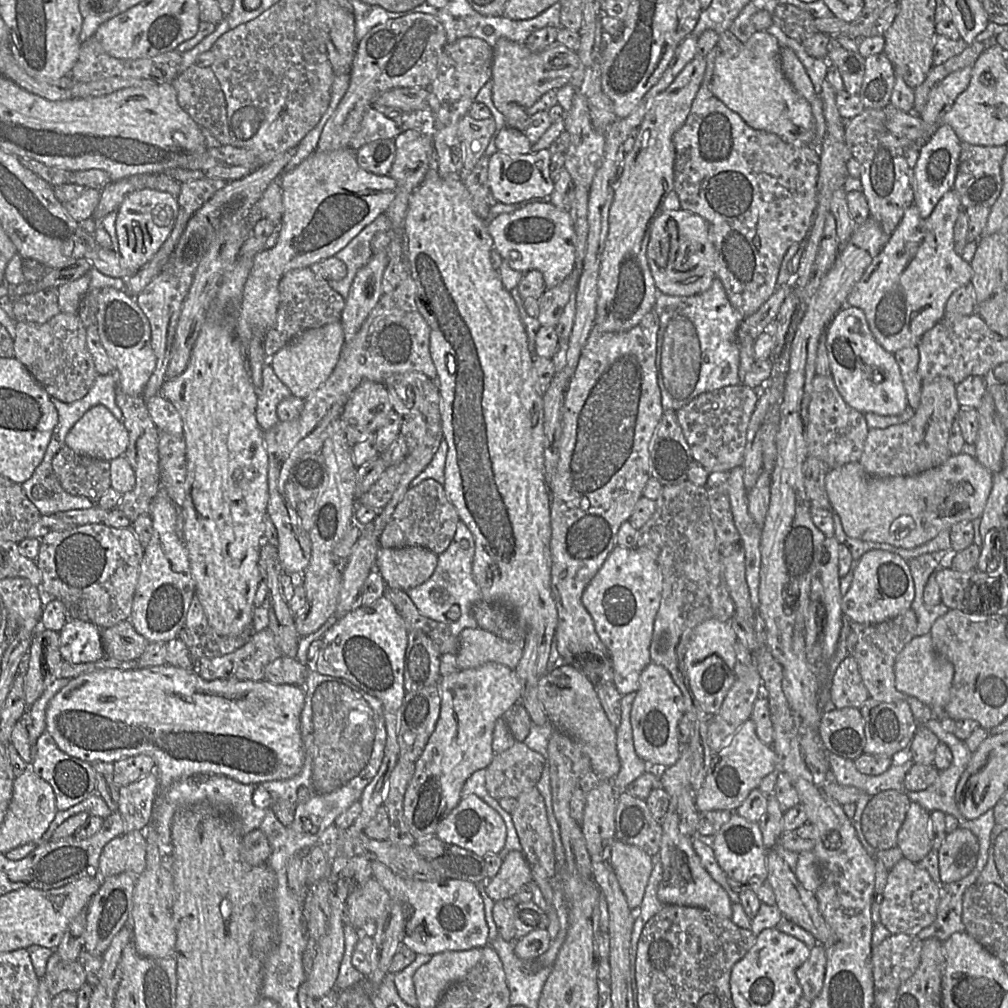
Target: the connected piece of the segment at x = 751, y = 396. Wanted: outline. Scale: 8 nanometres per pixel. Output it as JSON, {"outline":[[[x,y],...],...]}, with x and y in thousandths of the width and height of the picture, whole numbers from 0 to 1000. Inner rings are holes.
{"outline":[[[738,381],[700,389],[671,408],[672,417],[688,455],[705,468],[724,468],[737,461],[740,432],[753,394],[750,386]]]}

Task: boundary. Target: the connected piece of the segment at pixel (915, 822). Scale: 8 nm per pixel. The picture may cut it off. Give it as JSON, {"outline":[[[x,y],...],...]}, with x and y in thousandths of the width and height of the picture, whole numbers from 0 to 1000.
{"outline":[[[904,796],[890,829],[889,840],[895,844],[898,852],[910,856],[925,843],[921,815],[922,806]]]}

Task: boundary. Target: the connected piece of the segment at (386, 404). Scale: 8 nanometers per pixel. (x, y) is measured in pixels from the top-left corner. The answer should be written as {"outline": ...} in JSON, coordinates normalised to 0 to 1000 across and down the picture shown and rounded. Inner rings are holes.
{"outline":[[[362,377],[356,381],[338,412],[346,442],[370,433],[389,408],[386,390],[379,380]]]}

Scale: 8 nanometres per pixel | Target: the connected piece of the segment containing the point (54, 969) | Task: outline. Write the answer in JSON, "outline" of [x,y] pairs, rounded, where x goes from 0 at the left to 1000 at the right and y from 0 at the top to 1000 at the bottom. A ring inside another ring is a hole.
{"outline":[[[53,944],[43,971],[50,987],[54,990],[63,983],[76,984],[86,974],[86,966],[78,952],[63,954],[57,945]]]}

